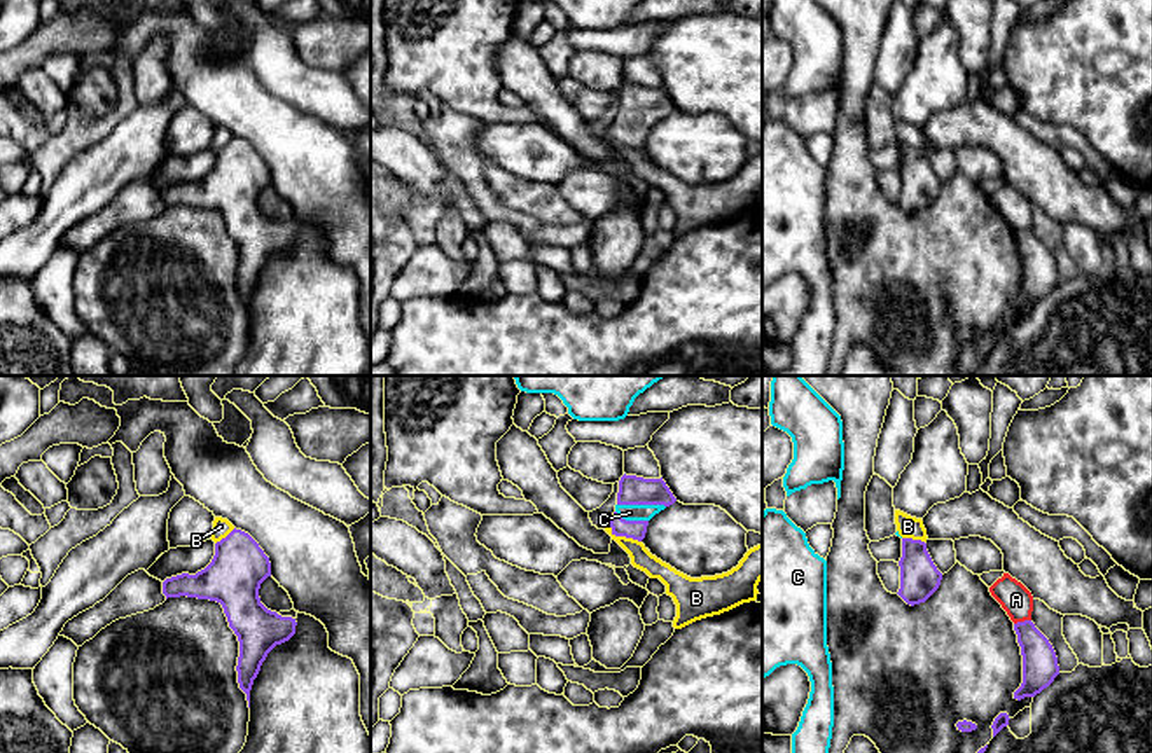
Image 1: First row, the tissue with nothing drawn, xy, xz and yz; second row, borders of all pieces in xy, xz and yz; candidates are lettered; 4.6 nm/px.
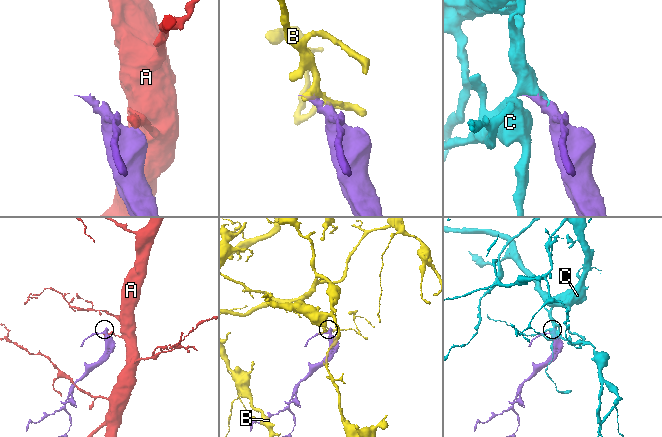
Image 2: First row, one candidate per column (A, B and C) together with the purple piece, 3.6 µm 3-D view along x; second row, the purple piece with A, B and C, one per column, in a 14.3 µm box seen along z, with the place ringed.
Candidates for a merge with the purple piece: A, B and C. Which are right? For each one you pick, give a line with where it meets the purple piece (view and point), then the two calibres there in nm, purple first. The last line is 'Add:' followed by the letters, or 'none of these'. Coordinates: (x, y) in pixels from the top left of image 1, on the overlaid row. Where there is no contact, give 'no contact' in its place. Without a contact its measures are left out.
C: contact xz (642, 504); calibres 130 and 80 nm
Add: C

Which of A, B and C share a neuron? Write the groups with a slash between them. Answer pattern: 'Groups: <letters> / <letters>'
Groups: A / B / C

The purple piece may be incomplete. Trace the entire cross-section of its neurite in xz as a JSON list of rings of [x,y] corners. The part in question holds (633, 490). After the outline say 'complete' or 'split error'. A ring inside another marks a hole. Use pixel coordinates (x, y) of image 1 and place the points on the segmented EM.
[[[624,473],[619,480],[615,512],[610,517],[612,535],[642,542],[649,521],[675,501],[663,477],[643,479]]]; split error

